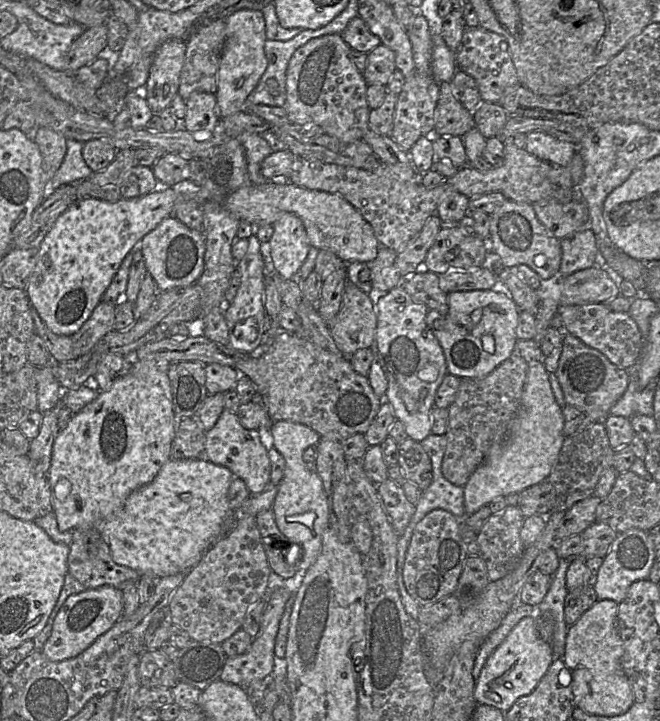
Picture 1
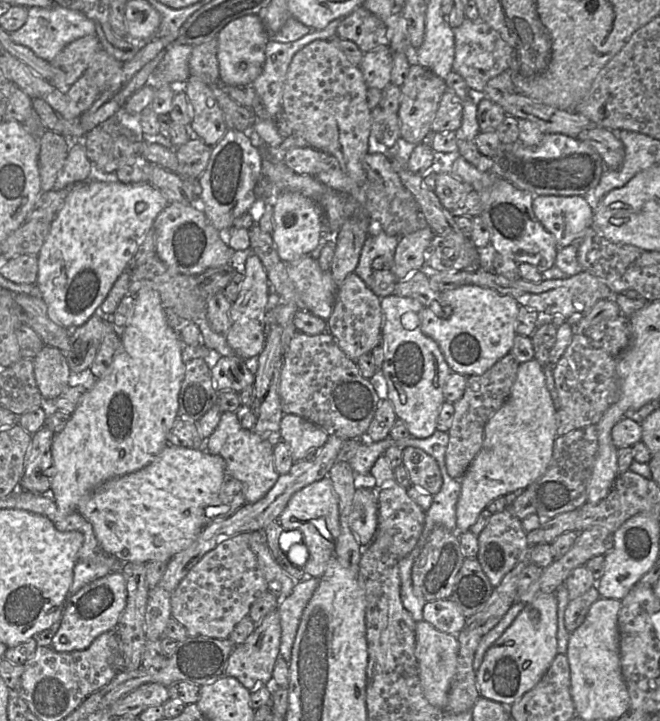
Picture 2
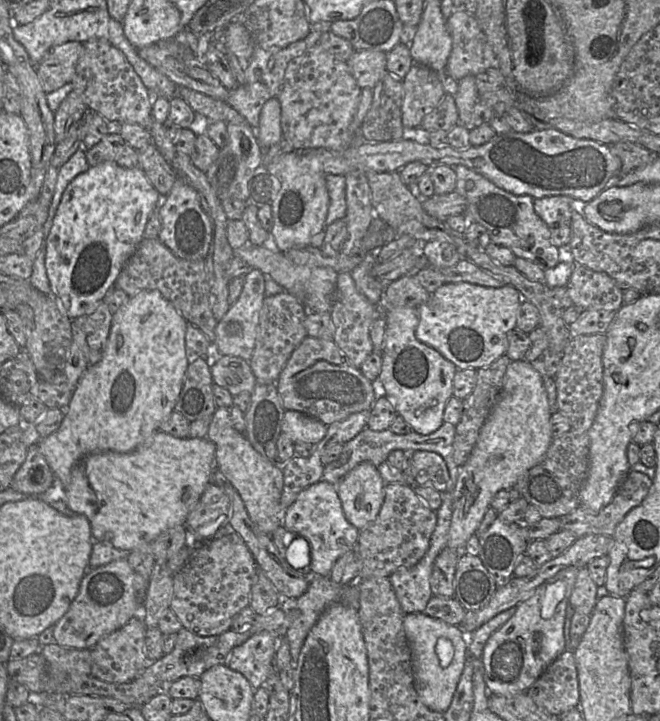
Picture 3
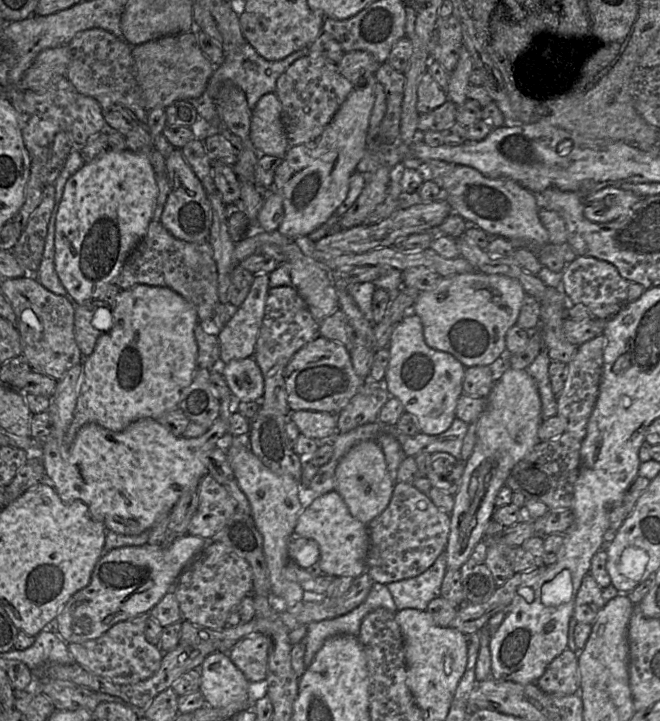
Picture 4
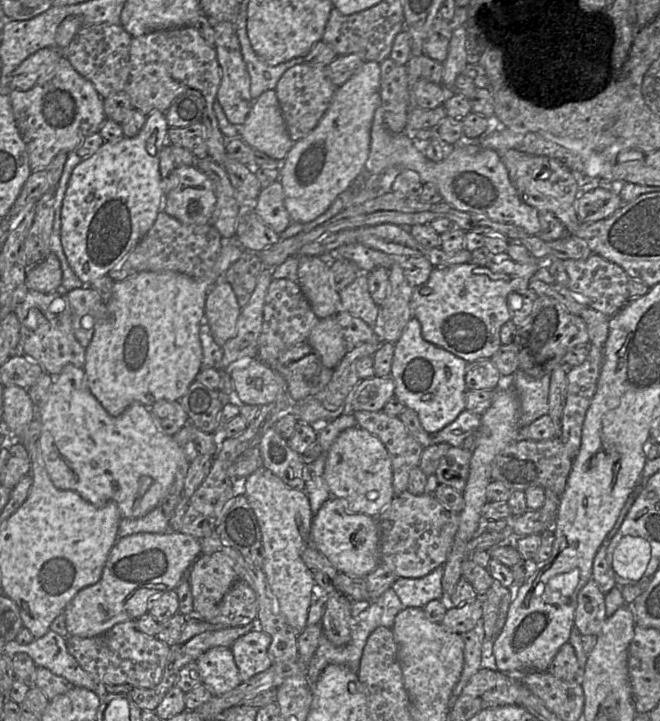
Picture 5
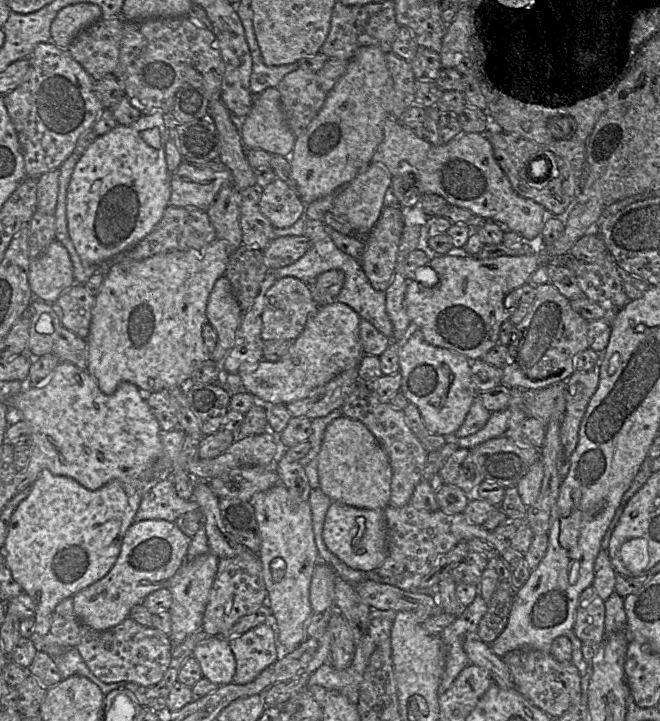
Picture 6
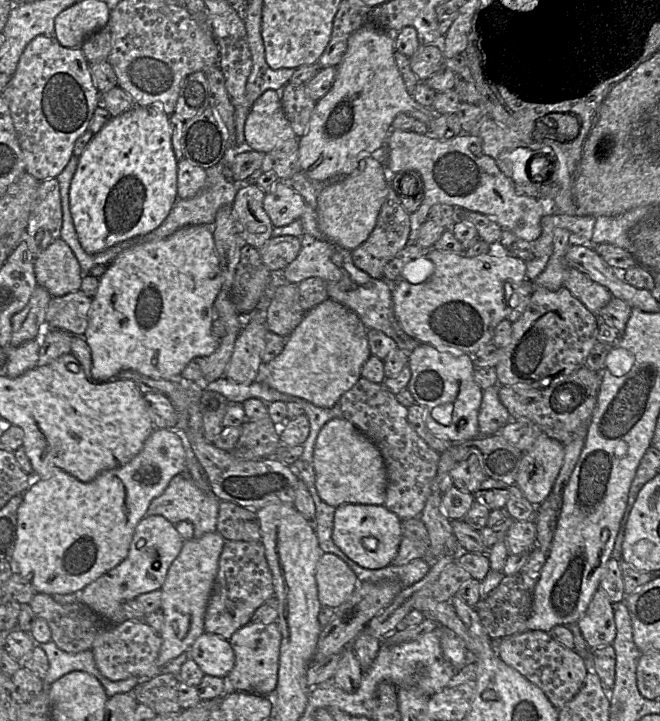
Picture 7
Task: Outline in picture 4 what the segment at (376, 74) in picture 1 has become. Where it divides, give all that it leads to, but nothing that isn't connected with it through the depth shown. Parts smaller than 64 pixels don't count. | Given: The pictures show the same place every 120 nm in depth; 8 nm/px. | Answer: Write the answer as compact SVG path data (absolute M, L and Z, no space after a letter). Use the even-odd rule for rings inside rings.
M350 51L344 53L336 65L341 75L355 88L364 86L368 77L374 75L381 64L369 52Z

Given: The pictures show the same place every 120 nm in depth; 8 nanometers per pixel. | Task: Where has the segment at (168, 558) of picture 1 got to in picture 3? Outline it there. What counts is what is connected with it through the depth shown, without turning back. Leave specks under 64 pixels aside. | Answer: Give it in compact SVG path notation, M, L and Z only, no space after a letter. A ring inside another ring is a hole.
M160 430L155 432L142 446L130 453L104 451L84 457L72 469L71 481L65 487L65 502L75 514L84 515L90 523L94 541L101 541L119 550L133 551L145 544L152 543L162 532L178 525L185 525L192 508L198 502L216 468L216 445L207 438L175 438Z

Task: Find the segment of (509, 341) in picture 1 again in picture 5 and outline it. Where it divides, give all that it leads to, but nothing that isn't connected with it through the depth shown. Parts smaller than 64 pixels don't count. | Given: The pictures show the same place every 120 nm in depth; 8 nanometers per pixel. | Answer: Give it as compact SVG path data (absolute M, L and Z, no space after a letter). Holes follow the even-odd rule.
M503 256L503 260L499 263L486 265L462 263L434 267L428 281L413 288L410 301L412 316L421 324L422 337L468 363L491 358L501 346L501 327L512 318L512 311L508 308L508 296L511 293L523 296L529 288L529 281L541 264L542 262L537 260L523 264L517 263L508 256Z

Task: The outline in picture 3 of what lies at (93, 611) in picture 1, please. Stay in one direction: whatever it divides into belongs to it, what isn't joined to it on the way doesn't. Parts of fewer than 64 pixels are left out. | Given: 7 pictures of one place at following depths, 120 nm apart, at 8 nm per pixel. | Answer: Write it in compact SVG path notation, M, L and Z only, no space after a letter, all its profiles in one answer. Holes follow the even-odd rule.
M119 559L116 561L113 561L109 564L99 566L96 568L89 568L87 572L85 573L83 579L81 580L80 586L79 586L79 591L74 598L74 600L71 602L69 609L67 612L57 621L55 624L55 629L54 629L54 639L55 643L64 646L64 647L71 647L71 648L76 648L76 649L91 649L95 644L104 636L112 633L113 631L119 629L120 627L124 626L131 618L133 617L141 617L143 620L144 616L144 602L143 604L140 602L135 590L134 590L134 572L131 569L130 565L128 564L126 559Z

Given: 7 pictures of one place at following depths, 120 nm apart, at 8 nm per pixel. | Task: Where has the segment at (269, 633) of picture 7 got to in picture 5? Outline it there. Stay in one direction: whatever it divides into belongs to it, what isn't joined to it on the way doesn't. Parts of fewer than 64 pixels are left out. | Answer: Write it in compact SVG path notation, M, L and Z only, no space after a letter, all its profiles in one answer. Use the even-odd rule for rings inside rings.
M256 627L231 645L241 682L266 671L273 664L268 654L270 644L271 637Z

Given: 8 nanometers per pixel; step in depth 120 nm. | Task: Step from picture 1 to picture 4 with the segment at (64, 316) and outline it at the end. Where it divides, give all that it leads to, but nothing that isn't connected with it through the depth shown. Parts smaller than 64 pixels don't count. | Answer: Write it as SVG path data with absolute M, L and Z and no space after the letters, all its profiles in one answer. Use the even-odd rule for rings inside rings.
M108 149L103 154L100 154L96 159L78 169L66 182L64 191L59 204L58 212L55 220L55 256L54 267L55 271L65 287L68 297L75 305L90 303L97 299L102 300L102 295L110 283L114 283L115 278L119 275L126 259L137 244L142 240L148 231L148 227L152 221L156 201L158 197L157 178L153 166L145 154L137 154L129 149L124 151L114 151Z

